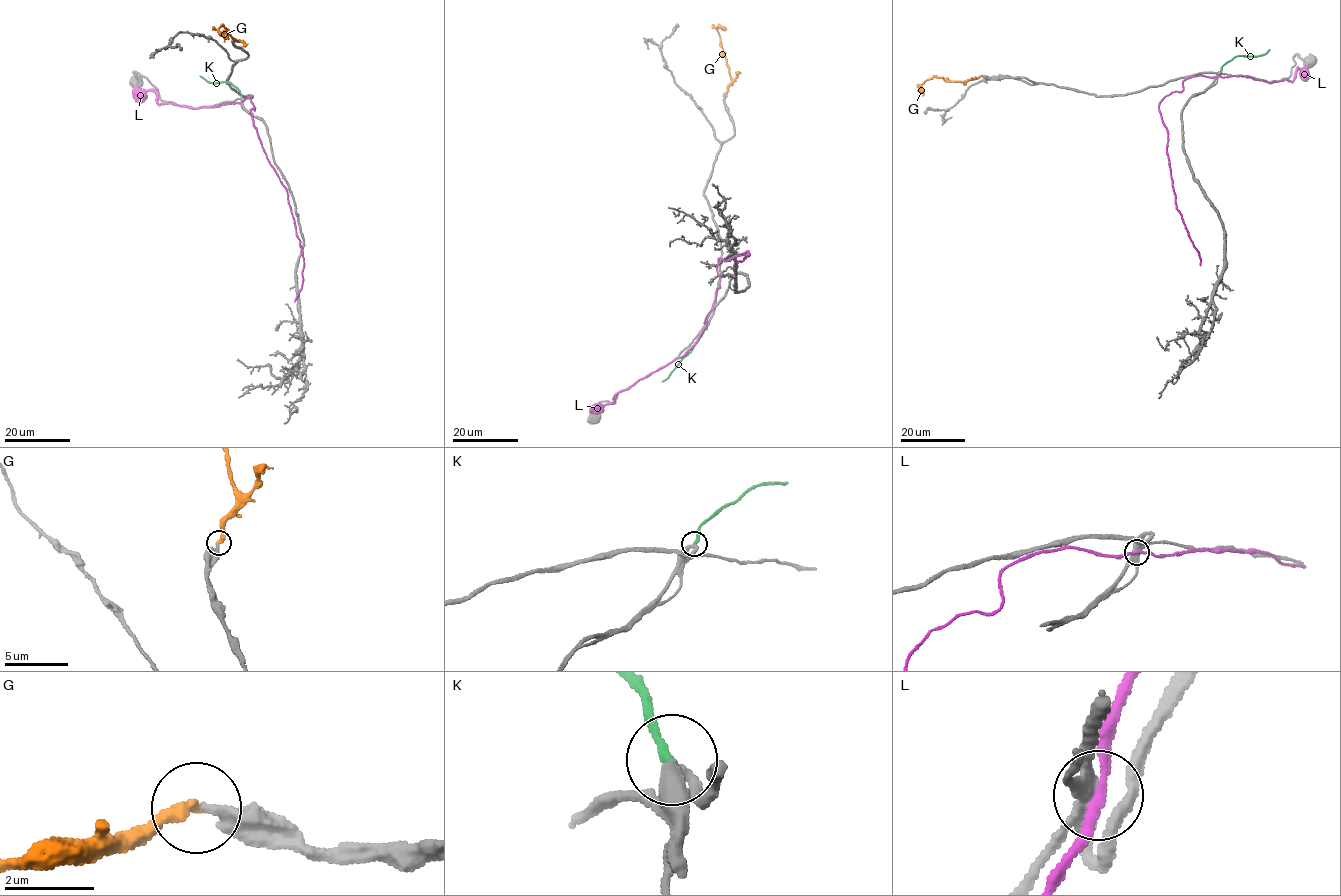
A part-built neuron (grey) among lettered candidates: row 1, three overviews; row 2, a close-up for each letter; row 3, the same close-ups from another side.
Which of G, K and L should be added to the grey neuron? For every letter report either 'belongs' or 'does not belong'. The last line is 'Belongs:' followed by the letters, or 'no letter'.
G: belongs
K: does not belong
L: does not belong
Belongs: G

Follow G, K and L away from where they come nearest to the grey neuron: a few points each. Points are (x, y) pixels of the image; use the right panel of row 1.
G: (981, 76), (949, 81), (932, 77), (920, 87), (923, 95)
K: (1220, 71), (1222, 66), (1237, 56), (1262, 55), (1269, 49)
L: (1217, 76), (1187, 78), (1183, 89), (1167, 94), (1158, 107), (1168, 133), (1166, 153), (1175, 203), (1200, 265)

